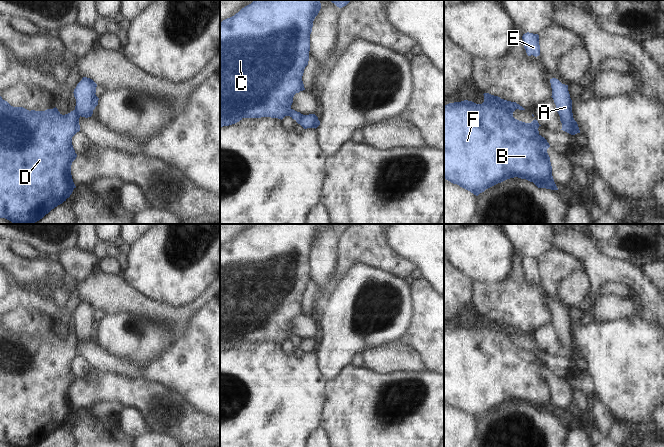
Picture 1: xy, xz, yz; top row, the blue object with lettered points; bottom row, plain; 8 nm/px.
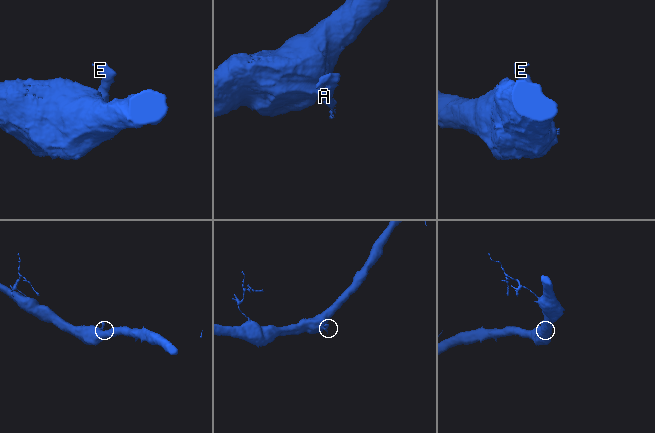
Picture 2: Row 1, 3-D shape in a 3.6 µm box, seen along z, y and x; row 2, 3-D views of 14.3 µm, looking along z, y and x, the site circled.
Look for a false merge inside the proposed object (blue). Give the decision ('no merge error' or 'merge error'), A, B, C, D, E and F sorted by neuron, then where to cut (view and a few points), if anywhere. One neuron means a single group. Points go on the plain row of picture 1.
merge error | A E / B C D F | xz (304, 339), (298, 347)

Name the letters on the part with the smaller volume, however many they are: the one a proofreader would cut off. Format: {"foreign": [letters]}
{"foreign": ["A", "E"]}

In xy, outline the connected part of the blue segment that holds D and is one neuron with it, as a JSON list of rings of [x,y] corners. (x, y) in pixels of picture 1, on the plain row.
[[[0,320],[0,442],[5,442],[12,447],[35,447],[70,421],[76,412],[71,399],[71,389],[77,381],[72,369],[72,361],[80,355],[79,342],[80,338],[76,334],[62,339],[56,331],[45,335],[29,335],[23,331],[13,331]]]

